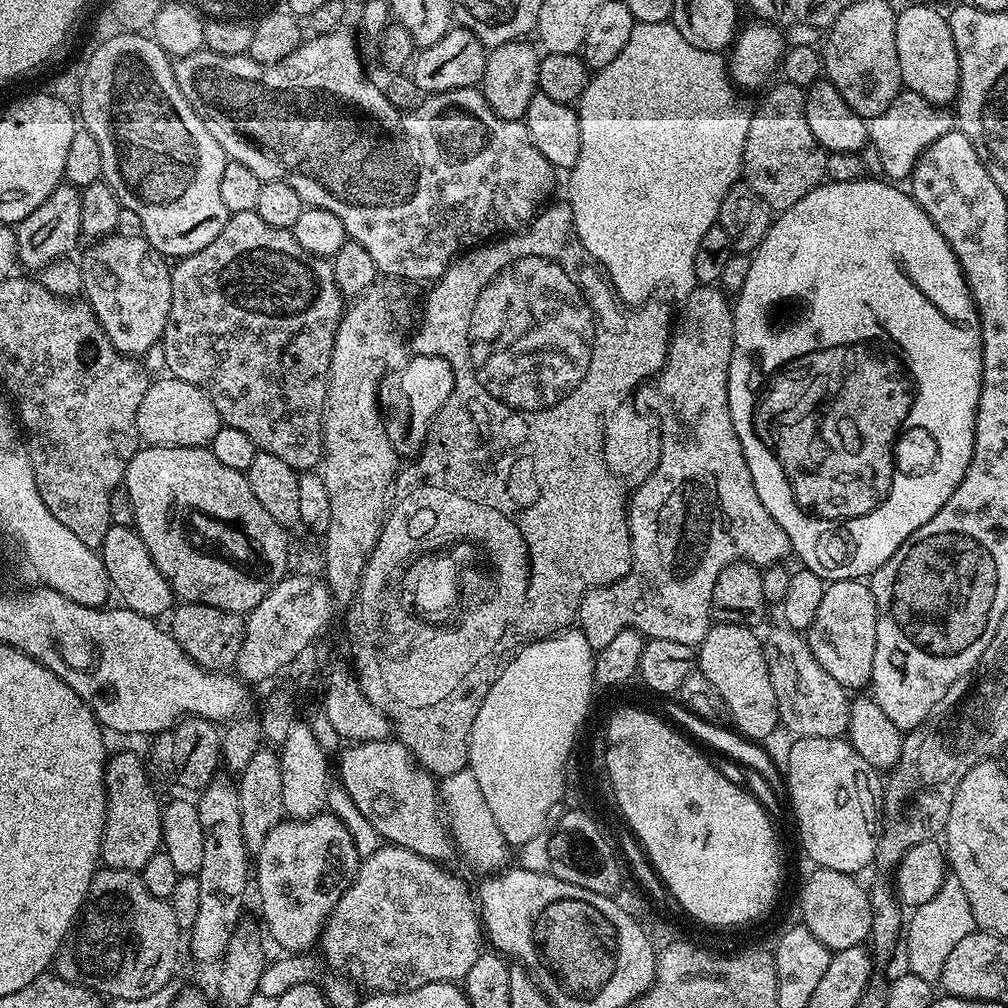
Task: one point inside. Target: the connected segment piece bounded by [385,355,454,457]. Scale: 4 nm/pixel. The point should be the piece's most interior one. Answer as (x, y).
(427, 381)

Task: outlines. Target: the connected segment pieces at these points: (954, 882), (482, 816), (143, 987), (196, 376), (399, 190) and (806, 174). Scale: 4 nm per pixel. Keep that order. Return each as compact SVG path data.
M948 875L942 882L942 890L938 890L938 894L934 898L930 898L930 902L926 902L922 906L911 909L910 915L906 920L906 948L908 944L908 966L907 971L919 978L928 981L935 981L938 976L938 962L944 961L950 954L950 950L954 950L954 946L958 942L962 942L962 938L966 938L966 934L974 931L972 923L972 912L970 911L970 901L966 898L966 890L962 890L962 882L958 882L958 878Z
M465 770L458 774L450 774L443 777L439 785L440 799L443 811L446 813L447 823L450 825L450 835L455 847L473 864L476 868L481 868L481 873L496 874L509 867L508 852L510 845L506 838L502 838L502 830L498 830L498 822L494 822L494 814L490 814L490 806L486 806L486 798L482 798L482 789L478 787L478 778L474 778L471 770Z
M101 867L92 875L80 914L56 951L54 972L104 998L144 998L177 975L180 944L182 948L182 929L169 901L154 898L137 873Z
M233 212L228 221L218 230L218 238L202 250L189 256L181 256L171 265L172 305L168 321L164 327L164 364L171 375L182 382L190 382L198 386L214 402L214 410L218 410L221 421L234 430L242 430L247 434L257 449L274 454L274 458L282 458L286 466L295 468L297 473L304 474L307 468L321 463L324 458L324 406L328 394L328 370L332 361L334 338L338 334L340 320L346 311L345 297L340 295L338 282L334 282L334 270L331 259L323 256L311 256L302 246L298 246L298 238L287 228L272 228L254 212Z
M344 31L327 32L305 39L285 60L280 60L276 64L259 64L247 54L223 56L207 50L186 54L173 63L174 78L178 82L178 90L182 90L186 102L190 102L198 118L206 122L206 130L214 134L218 146L222 146L228 160L242 162L242 166L254 170L254 174L261 182L284 180L287 186L292 186L298 192L298 198L302 198L307 207L330 210L330 214L341 220L345 237L358 242L358 246L364 246L370 258L374 258L377 273L385 277L405 282L435 282L448 269L448 265L465 250L471 250L501 234L512 234L531 225L533 216L549 203L548 195L556 184L557 173L552 164L546 162L546 158L542 158L538 146L534 146L523 120L503 120L486 102L479 87L433 92L425 95L408 111L400 111L390 104L379 87L376 89L370 81L364 80L364 68L360 65L360 52L356 49L356 40Z
M787 82L779 83L773 83L763 93L760 105L752 112L742 176L768 205L782 213L794 206L798 198L806 198L810 190L825 183L828 152L821 148L806 122L805 89Z

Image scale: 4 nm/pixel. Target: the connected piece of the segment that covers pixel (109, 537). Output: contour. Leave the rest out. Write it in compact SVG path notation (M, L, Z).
M113 524L110 530L106 530L106 538L102 538L102 546L98 551L100 561L106 566L113 593L124 599L121 600L123 607L153 618L167 617L172 612L174 593L170 582L164 577L162 570L154 566L154 558L150 558L150 550L146 550L146 542L142 542L135 527Z

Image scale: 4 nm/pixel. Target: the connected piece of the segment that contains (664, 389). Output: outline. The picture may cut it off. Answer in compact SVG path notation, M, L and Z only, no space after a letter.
M698 286L686 297L683 297L681 306L674 316L674 331L668 342L668 356L664 359L664 366L658 373L655 381L660 396L664 399L664 405L660 408L659 427L662 429L660 442L660 461L658 466L647 476L633 491L626 507L628 509L628 529L632 539L632 569L627 572L618 582L607 584L605 588L592 588L582 598L578 613L578 627L586 636L587 642L593 650L601 650L608 646L612 639L622 631L632 629L641 632L648 640L666 638L670 642L682 642L699 646L706 638L706 634L714 623L714 609L712 606L712 595L714 594L714 582L718 582L718 574L726 570L736 560L749 560L757 566L779 565L784 555L789 555L790 545L786 530L770 518L770 510L762 506L762 498L758 498L758 490L754 490L754 482L750 478L750 466L746 466L746 454L742 450L742 442L738 442L738 434L734 430L734 422L730 418L728 409L728 371L730 370L730 358L734 346L734 311L730 300L727 300L716 286Z

